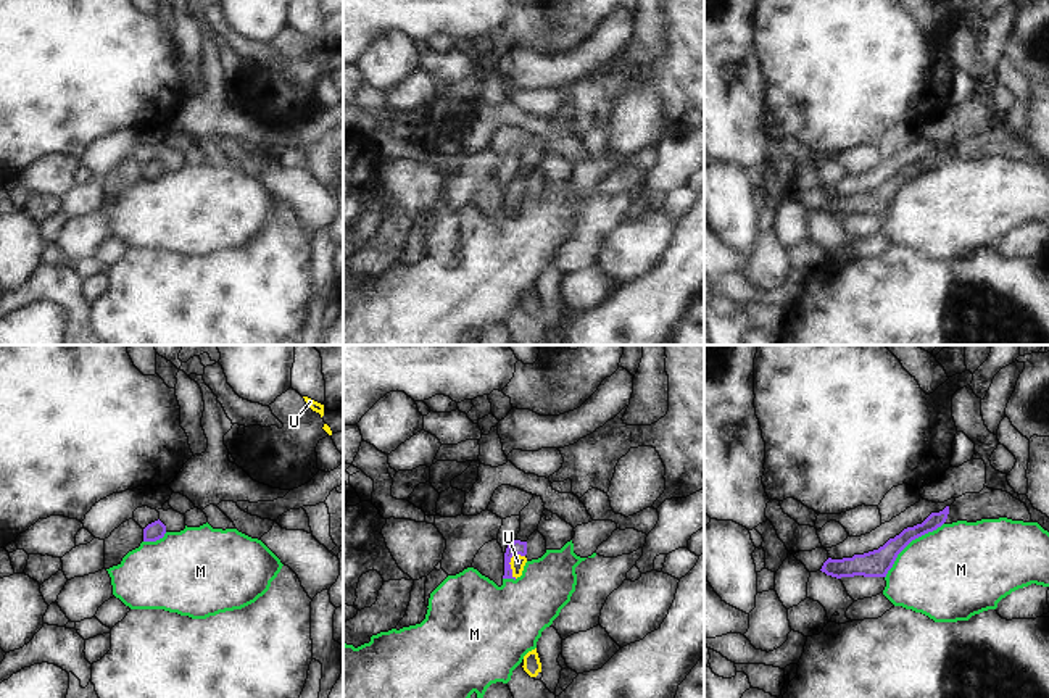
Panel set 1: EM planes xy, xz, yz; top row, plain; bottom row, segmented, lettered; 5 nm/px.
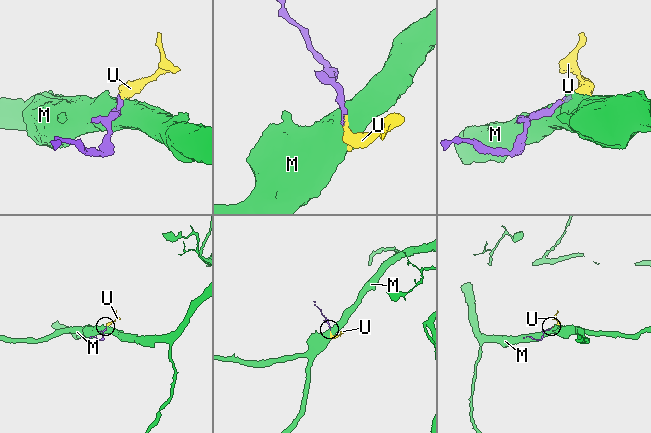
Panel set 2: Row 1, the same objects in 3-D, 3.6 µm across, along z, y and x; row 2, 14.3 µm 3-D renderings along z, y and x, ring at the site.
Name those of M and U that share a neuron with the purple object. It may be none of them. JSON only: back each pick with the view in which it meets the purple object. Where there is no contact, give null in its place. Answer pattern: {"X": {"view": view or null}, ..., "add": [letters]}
{"U": {"view": "xz"}, "add": ["U"]}

